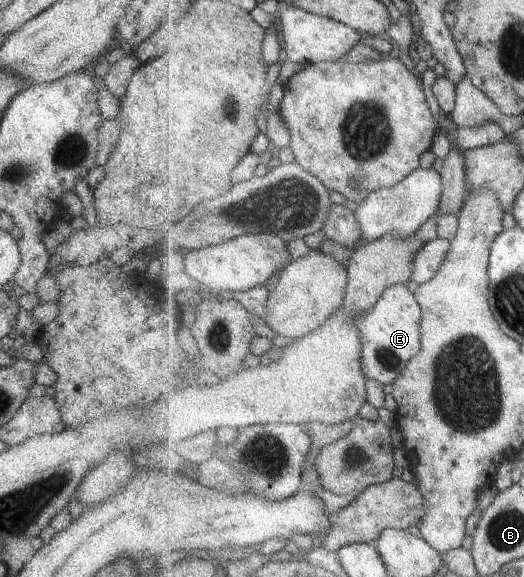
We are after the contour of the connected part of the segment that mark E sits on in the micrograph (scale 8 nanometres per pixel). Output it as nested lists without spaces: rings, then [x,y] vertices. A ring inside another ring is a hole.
[[[405,285],[387,288],[373,310],[361,314],[355,322],[363,334],[362,362],[365,376],[380,384],[392,385],[409,360],[421,352],[422,309],[414,294]]]

